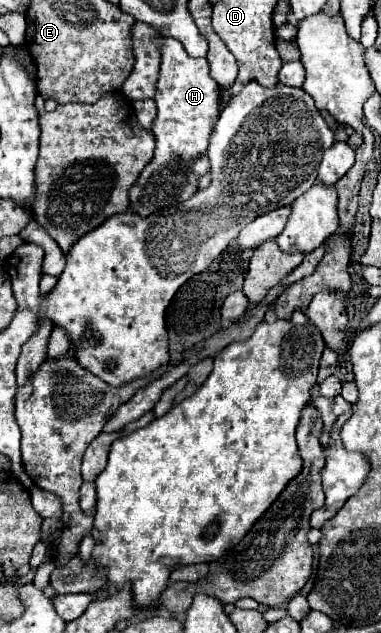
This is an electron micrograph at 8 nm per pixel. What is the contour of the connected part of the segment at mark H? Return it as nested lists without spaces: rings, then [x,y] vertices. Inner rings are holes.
[[[157,37],[161,55],[161,71],[157,79],[157,117],[153,121],[153,135],[157,141],[155,157],[141,171],[139,179],[129,191],[131,211],[147,217],[163,207],[187,201],[197,193],[197,181],[211,171],[207,147],[209,135],[219,117],[221,89],[209,75],[209,61],[187,55],[183,45],[171,37]]]

